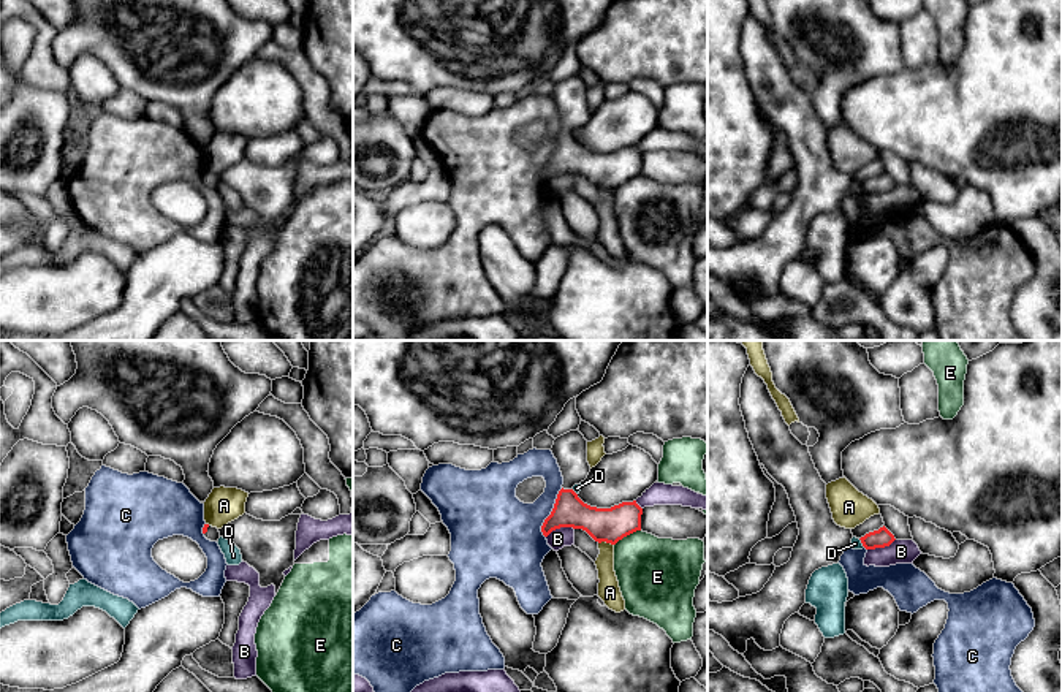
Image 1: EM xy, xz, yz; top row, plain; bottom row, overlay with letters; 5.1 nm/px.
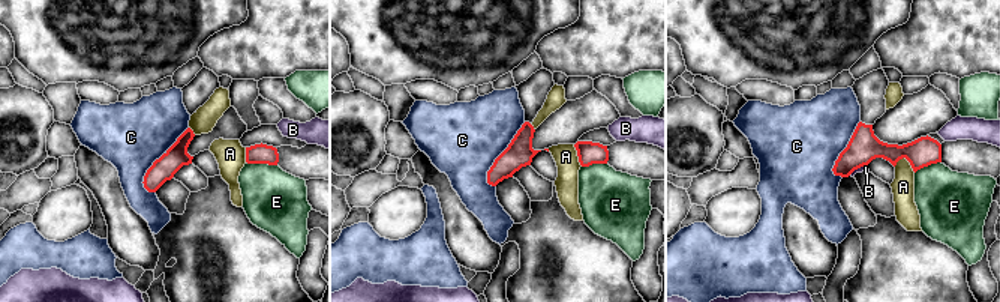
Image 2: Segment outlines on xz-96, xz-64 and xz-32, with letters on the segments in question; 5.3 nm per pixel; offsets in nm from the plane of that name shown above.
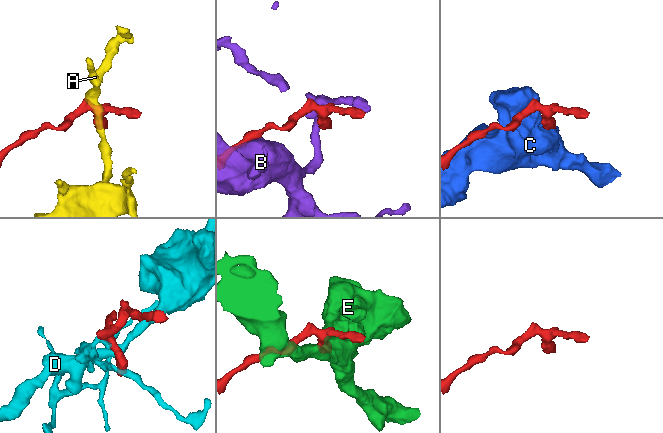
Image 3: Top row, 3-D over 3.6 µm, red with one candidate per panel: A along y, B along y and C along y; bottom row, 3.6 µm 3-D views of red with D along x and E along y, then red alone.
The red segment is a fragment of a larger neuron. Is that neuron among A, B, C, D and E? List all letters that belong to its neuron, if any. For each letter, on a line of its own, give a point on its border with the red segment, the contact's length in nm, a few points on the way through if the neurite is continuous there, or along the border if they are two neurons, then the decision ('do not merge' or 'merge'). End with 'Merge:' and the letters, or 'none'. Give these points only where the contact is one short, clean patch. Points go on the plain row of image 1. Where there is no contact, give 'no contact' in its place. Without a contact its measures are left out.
A: xz (606, 187) | 80 nm | do not merge
B: xz (559, 173) | 150 nm | do not merge
C: xz (551, 159) | 280 nm | do not merge
D: yz (861, 187) | 60 nm | along yz (858, 184), (864, 192) | do not merge
E: xz (627, 179) | 160 nm | do not merge
Merge: none

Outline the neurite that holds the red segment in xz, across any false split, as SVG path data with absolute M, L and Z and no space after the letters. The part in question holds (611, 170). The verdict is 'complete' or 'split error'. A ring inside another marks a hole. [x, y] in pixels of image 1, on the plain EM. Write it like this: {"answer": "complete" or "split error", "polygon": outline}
{"answer": "split error", "polygon": "M578 74L557 82L551 97L560 112L563 130L551 160L541 171L544 182L556 174L573 173L586 176L598 188L616 190L624 182L641 176L643 154L636 146L597 154L584 149L573 136L573 131L584 127L590 117L587 86Z"}

